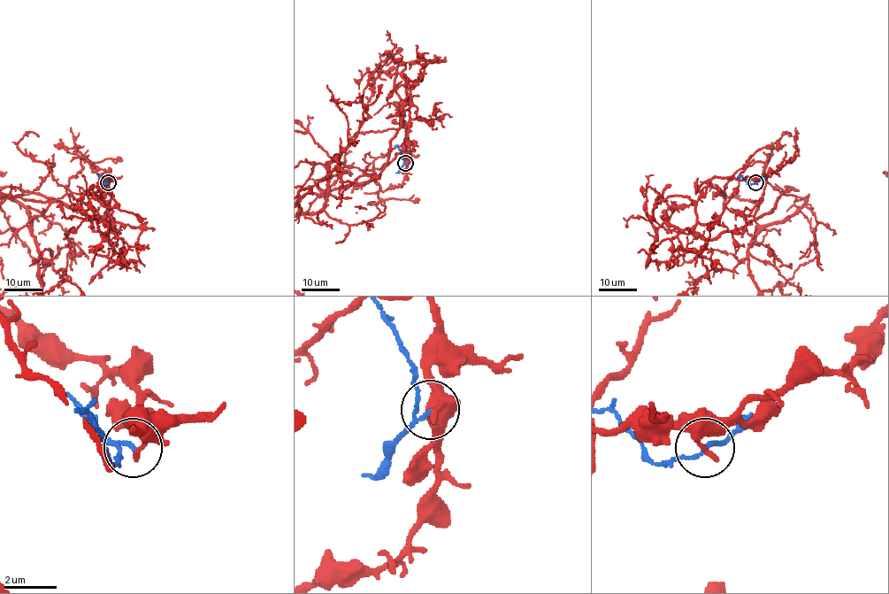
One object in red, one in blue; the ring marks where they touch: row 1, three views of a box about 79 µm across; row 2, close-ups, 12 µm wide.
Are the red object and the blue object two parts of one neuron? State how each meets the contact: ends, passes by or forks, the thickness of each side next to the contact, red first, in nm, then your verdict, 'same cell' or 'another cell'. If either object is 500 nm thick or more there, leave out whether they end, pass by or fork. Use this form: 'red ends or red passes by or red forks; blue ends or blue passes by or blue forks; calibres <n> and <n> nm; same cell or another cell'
red ends; blue passes by; calibres 320 and 130 nm; another cell

